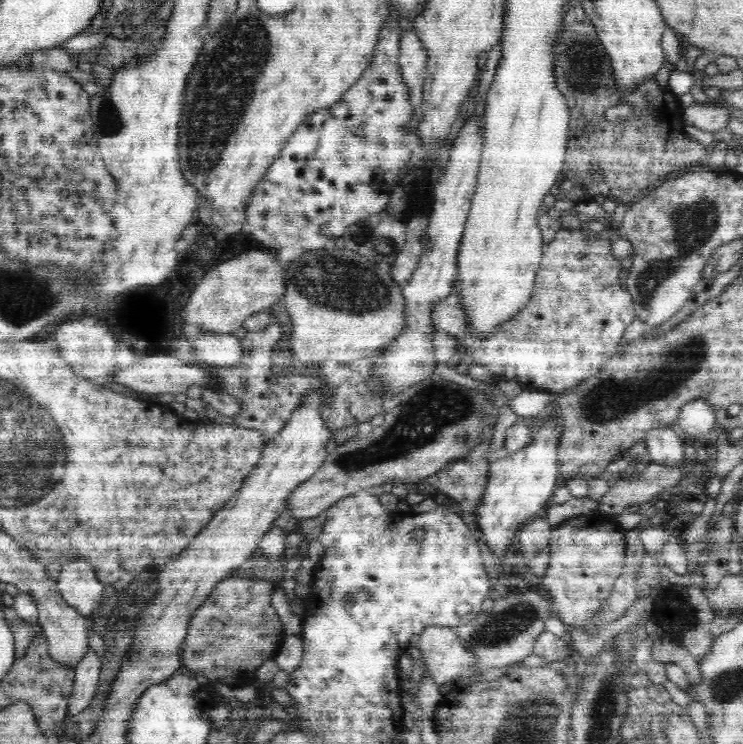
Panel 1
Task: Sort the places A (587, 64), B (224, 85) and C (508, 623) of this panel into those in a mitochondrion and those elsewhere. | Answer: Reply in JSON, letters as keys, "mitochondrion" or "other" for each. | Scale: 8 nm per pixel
{"A":"mitochondrion","B":"mitochondrion","C":"mitochondrion"}

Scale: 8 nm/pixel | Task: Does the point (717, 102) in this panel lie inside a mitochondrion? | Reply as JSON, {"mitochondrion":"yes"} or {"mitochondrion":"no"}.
{"mitochondrion":"no"}

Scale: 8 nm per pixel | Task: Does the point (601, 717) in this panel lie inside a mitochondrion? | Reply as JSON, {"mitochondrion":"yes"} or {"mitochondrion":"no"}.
{"mitochondrion":"yes"}

